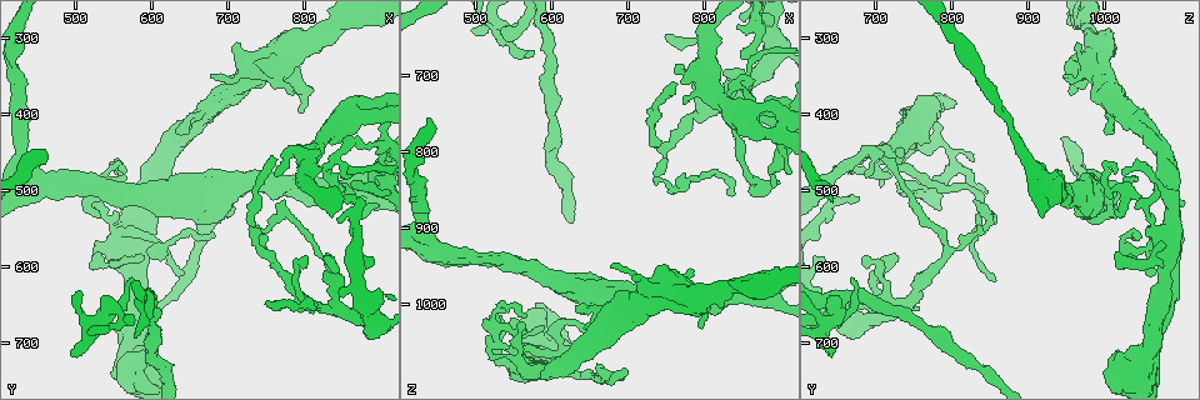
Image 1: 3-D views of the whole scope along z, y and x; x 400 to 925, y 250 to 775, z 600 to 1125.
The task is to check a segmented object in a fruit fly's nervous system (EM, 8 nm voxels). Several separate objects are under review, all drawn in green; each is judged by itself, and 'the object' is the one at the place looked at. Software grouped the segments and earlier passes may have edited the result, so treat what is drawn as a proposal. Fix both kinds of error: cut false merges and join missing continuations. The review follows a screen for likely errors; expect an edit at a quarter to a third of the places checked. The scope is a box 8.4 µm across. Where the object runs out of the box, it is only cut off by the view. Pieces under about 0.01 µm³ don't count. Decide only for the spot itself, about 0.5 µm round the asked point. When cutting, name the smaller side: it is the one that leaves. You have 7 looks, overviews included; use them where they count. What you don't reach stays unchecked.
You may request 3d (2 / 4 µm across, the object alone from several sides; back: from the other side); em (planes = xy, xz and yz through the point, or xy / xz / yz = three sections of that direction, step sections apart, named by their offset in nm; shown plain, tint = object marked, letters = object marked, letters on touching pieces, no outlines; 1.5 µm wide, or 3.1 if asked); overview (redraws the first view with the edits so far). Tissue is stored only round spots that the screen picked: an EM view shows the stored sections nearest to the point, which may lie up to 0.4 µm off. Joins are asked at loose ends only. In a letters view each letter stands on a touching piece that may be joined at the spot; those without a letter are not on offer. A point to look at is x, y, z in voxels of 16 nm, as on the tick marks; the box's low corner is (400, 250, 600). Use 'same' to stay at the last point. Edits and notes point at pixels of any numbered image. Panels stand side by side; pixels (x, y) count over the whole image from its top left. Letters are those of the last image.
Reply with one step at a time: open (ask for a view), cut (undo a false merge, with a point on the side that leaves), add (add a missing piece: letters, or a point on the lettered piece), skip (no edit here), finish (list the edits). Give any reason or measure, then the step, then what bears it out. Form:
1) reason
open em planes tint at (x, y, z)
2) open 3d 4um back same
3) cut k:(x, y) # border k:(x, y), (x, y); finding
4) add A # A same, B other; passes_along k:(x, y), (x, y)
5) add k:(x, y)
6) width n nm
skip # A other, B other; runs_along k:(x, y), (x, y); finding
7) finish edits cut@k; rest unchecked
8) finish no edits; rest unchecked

open 3d 4um at (865, 405, 740)

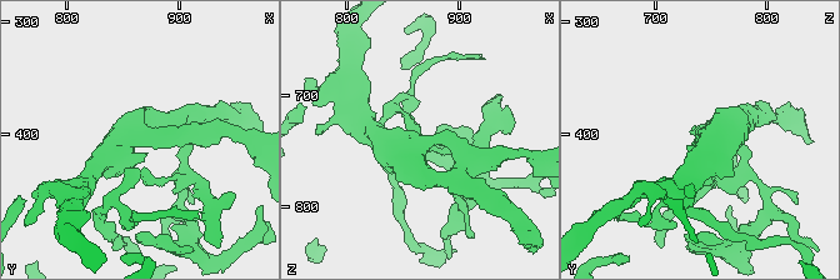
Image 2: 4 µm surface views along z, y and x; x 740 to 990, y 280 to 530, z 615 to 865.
open em planes tint at (862, 404, 748)

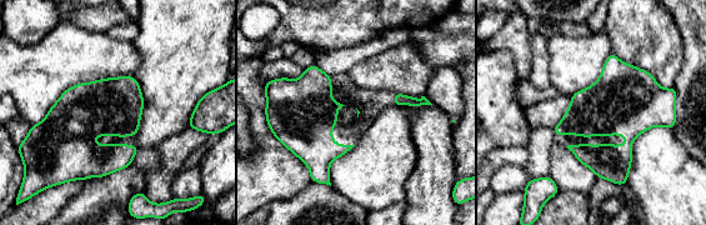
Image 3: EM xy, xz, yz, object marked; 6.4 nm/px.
what lies round it
open em planes letters same

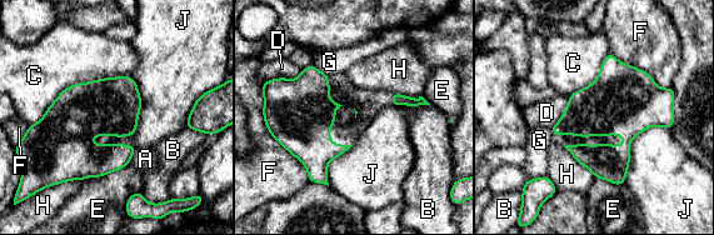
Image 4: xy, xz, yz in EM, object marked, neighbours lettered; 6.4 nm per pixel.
width 20 nm
skip # A other, B other, C other, D other, E other, F other, G other, H other, J other; border 4:(670, 128), (633, 139), (624, 184); one cell here

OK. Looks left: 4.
an open end
open 3d 2um back at (760, 455, 705)

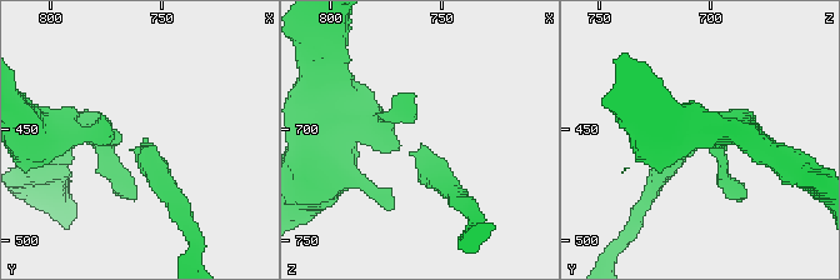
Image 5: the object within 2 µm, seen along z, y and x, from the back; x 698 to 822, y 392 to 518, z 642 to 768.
need the tissue
open em xy step 8 tint at (758, 457, 707)

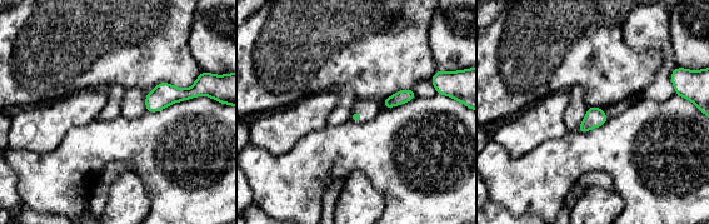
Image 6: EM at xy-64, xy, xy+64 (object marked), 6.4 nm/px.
open em xy step 8 letters same

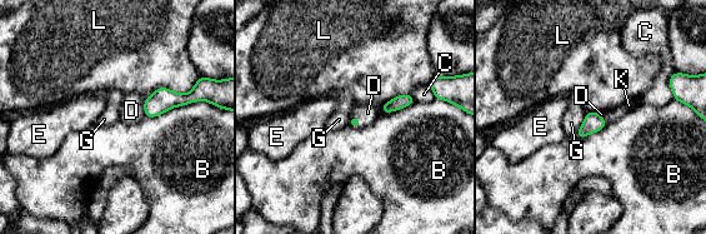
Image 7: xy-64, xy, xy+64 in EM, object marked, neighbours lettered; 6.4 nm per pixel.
add 7:(131, 110) # B other, C other, D same, E other, G other, K other, L other; passes_along 7:(163, 99), (144, 106), (131, 110); it goes on there

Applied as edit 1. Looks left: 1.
finish edits add@7; rest unchecked

